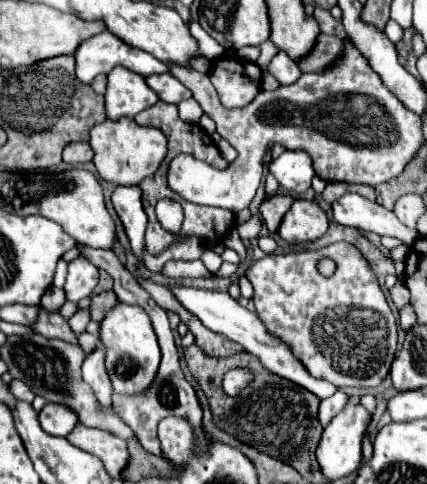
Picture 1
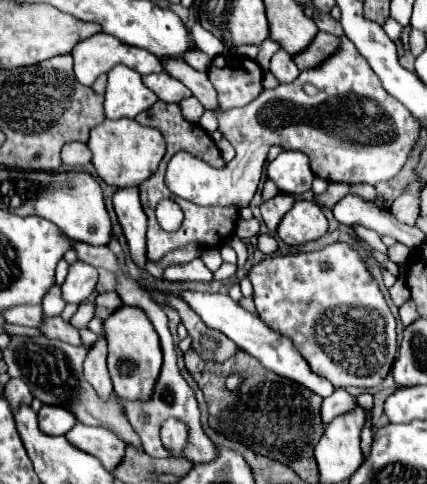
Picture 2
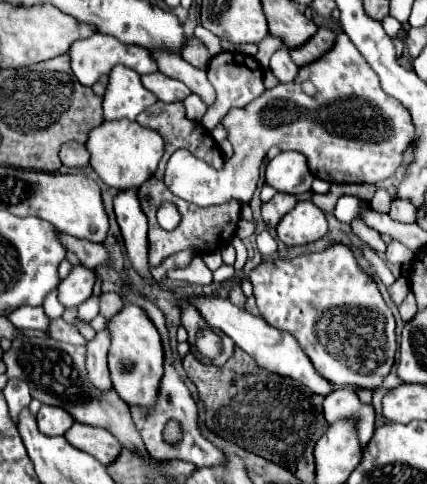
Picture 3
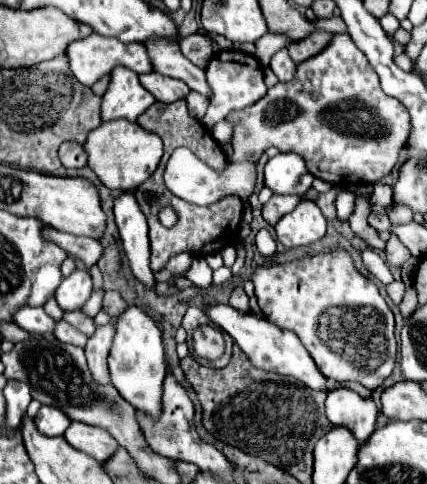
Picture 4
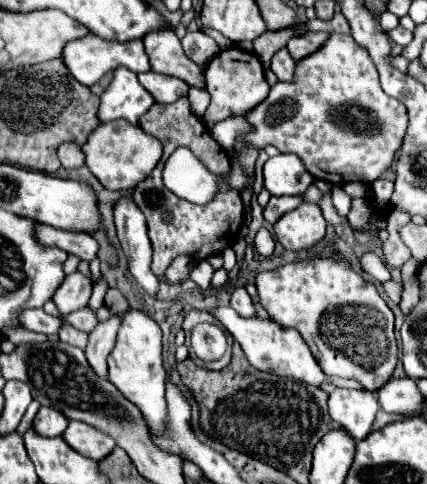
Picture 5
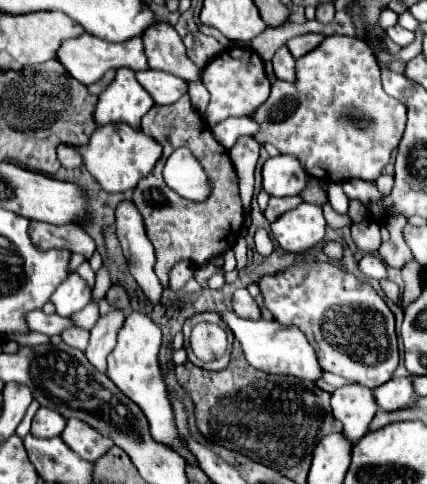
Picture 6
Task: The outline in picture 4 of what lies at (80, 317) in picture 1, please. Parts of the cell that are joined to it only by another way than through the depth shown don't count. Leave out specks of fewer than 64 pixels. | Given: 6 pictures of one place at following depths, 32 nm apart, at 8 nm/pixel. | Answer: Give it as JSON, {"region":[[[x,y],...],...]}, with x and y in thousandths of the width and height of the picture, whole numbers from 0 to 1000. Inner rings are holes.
{"region":[[[230,595],[230,599],[220,599],[215,603],[215,612],[211,612],[211,620],[201,624],[201,632],[197,632],[197,649],[206,649],[206,653],[225,653],[230,649],[230,640],[239,636],[239,616],[244,616],[244,595]]]}

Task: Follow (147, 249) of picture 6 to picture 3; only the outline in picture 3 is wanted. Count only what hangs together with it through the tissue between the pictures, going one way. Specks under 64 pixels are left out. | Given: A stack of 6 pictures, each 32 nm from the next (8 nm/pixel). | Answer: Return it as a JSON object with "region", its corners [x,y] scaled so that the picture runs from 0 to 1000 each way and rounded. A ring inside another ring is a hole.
{"region":[[[290,393],[267,409],[267,438],[314,558],[333,574],[356,574],[347,550],[347,463],[319,413],[319,393]]]}

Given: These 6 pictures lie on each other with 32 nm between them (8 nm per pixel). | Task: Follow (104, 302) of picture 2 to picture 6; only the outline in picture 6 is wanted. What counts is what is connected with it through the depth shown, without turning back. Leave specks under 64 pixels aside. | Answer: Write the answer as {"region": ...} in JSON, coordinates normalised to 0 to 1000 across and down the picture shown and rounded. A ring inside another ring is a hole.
{"region":[[[262,587],[258,599],[248,603],[248,616],[258,620],[262,632],[276,632],[276,636],[286,636],[286,640],[300,640],[300,624],[304,624],[304,620],[300,620],[300,603],[295,603],[290,591]]]}

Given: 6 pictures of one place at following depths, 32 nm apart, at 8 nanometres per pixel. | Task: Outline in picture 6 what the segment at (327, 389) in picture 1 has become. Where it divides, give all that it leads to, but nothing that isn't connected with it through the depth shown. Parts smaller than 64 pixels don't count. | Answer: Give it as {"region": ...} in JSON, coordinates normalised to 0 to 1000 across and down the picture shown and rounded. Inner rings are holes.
{"region":[[[548,645],[515,649],[520,661],[534,669],[534,678],[548,686],[553,702],[567,711],[571,736],[600,764],[632,769],[632,773],[679,773],[703,777],[712,785],[740,789],[749,773],[749,752],[740,740],[740,723],[717,698],[712,686],[703,686],[698,674],[660,674],[646,661],[571,661],[553,653]]]}

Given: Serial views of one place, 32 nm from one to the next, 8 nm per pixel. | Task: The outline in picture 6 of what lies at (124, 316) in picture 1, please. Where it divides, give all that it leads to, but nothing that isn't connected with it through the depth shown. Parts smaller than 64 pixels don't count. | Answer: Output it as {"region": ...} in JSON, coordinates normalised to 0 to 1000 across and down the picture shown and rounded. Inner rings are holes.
{"region":[[[328,645],[300,649],[290,674],[276,686],[276,711],[272,711],[272,719],[253,736],[253,769],[248,773],[253,773],[253,781],[272,798],[281,798],[281,806],[309,831],[319,831],[333,843],[333,851],[342,855],[342,864],[351,872],[356,905],[370,909],[370,913],[379,913],[379,917],[403,921],[440,959],[464,963],[459,942],[450,934],[440,934],[440,921],[422,905],[422,893],[417,893],[417,884],[407,876],[398,831],[389,822],[384,781],[375,773],[375,760],[370,760],[375,707],[379,707],[379,686],[375,686],[375,678],[342,649],[328,649]]]}

